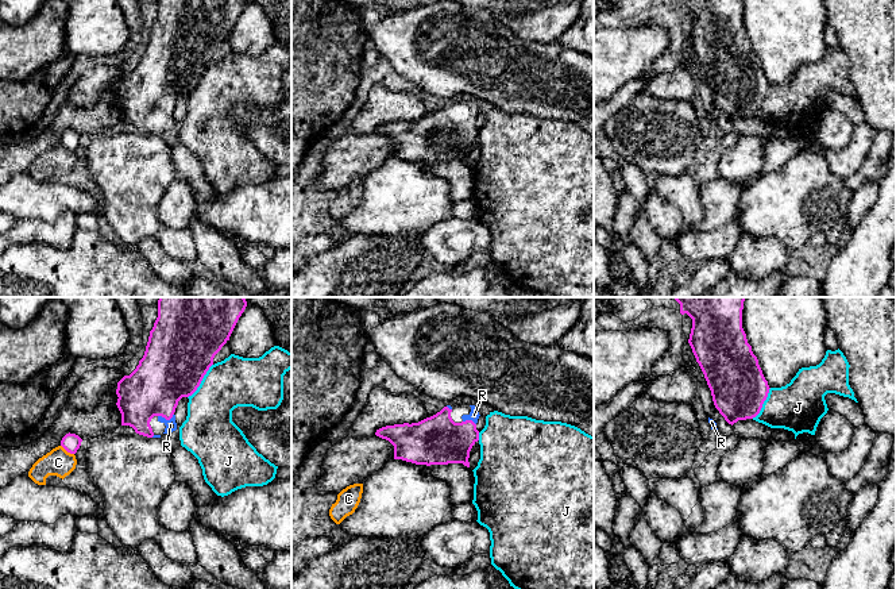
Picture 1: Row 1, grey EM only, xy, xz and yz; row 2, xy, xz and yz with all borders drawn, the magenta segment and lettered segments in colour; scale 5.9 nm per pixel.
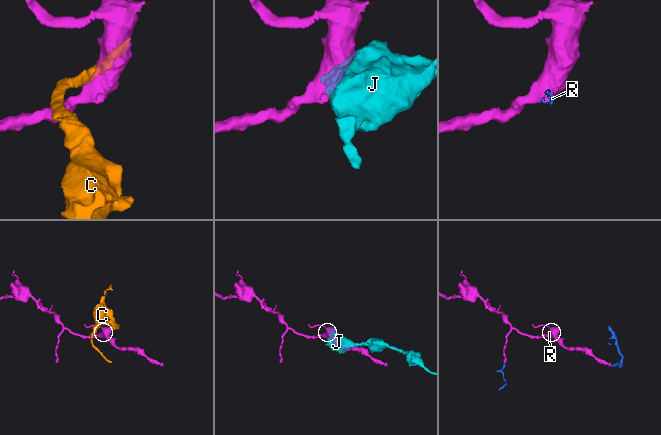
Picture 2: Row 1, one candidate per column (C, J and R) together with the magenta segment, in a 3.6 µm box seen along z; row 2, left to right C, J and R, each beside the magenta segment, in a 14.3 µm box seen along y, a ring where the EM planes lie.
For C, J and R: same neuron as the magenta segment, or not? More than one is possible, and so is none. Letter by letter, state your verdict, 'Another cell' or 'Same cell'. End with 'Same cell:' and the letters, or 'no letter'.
C: Another cell
J: Another cell
R: Same cell
Same cell: R

